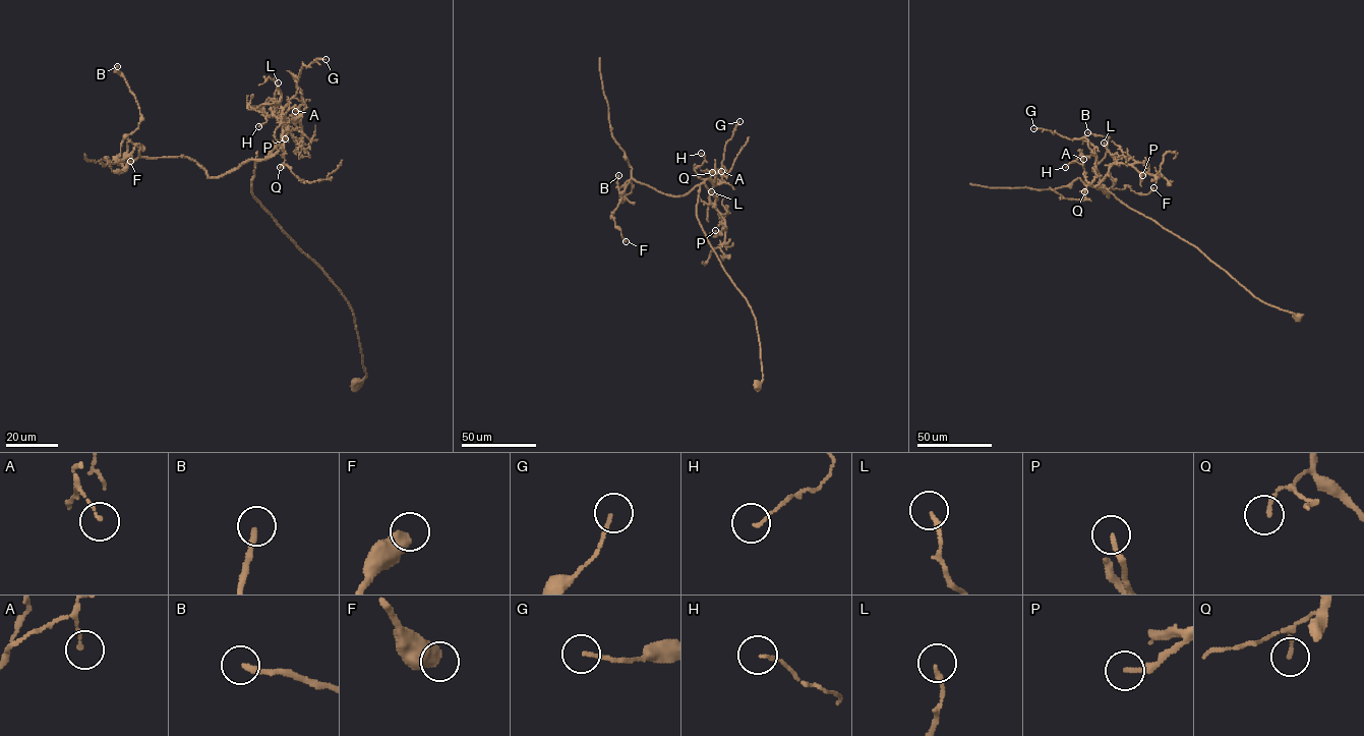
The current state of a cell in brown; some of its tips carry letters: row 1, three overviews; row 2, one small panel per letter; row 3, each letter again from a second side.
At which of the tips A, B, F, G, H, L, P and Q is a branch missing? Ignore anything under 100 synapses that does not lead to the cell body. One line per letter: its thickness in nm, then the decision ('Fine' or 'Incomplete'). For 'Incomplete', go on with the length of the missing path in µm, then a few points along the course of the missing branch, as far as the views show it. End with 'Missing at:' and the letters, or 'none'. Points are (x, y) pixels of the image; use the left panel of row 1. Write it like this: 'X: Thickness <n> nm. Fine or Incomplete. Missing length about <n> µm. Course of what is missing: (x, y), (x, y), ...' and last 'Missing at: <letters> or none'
A: Thickness 130 nm. Fine
B: Thickness 240 nm. Fine
F: Thickness 650 nm. Fine
G: Thickness 130 nm. Fine
H: Thickness 100 nm. Fine
L: Thickness 180 nm. Fine
P: Thickness 180 nm. Fine
Q: Thickness 150 nm. Fine
Missing at: none

